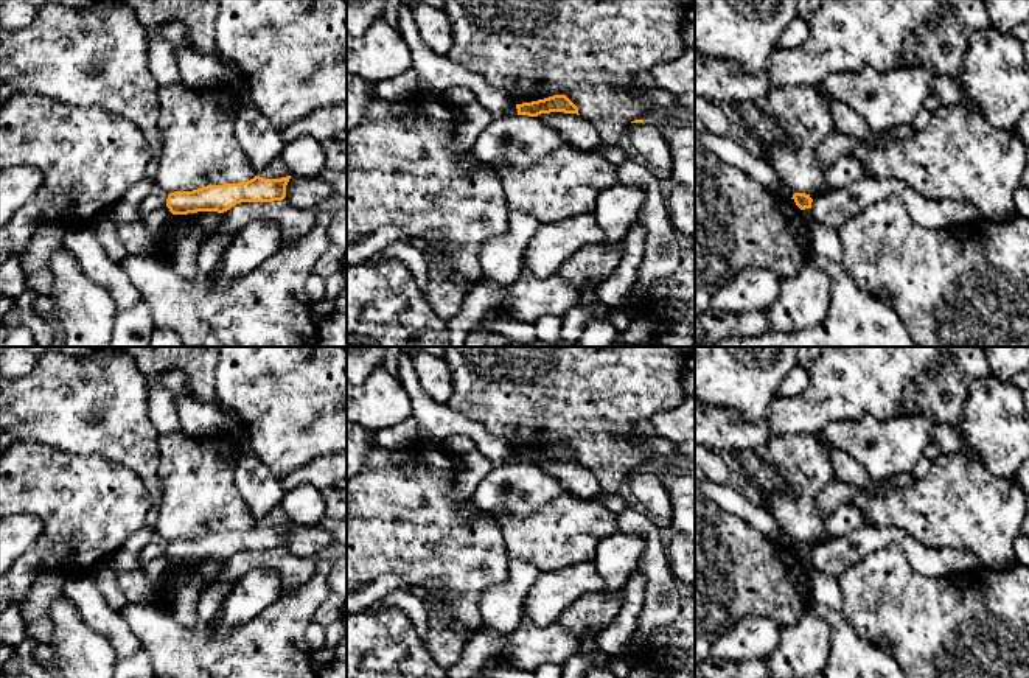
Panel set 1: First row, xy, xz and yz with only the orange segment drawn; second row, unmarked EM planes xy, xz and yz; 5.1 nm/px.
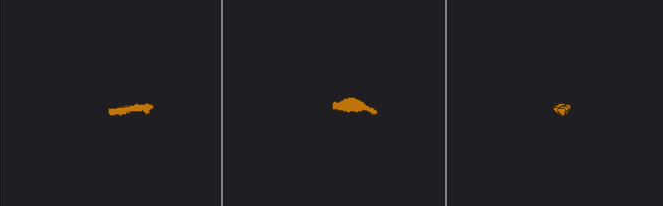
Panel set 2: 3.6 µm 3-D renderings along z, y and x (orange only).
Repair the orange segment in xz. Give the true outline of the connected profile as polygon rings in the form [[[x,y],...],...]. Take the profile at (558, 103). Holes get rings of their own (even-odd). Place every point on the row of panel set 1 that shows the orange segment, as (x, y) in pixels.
[[[553,95],[544,100],[516,104],[518,115],[538,117],[541,114],[564,112],[578,114],[578,107],[566,95]]]

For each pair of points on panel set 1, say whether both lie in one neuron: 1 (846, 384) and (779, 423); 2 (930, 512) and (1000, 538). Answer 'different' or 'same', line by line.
1: same
2: same

